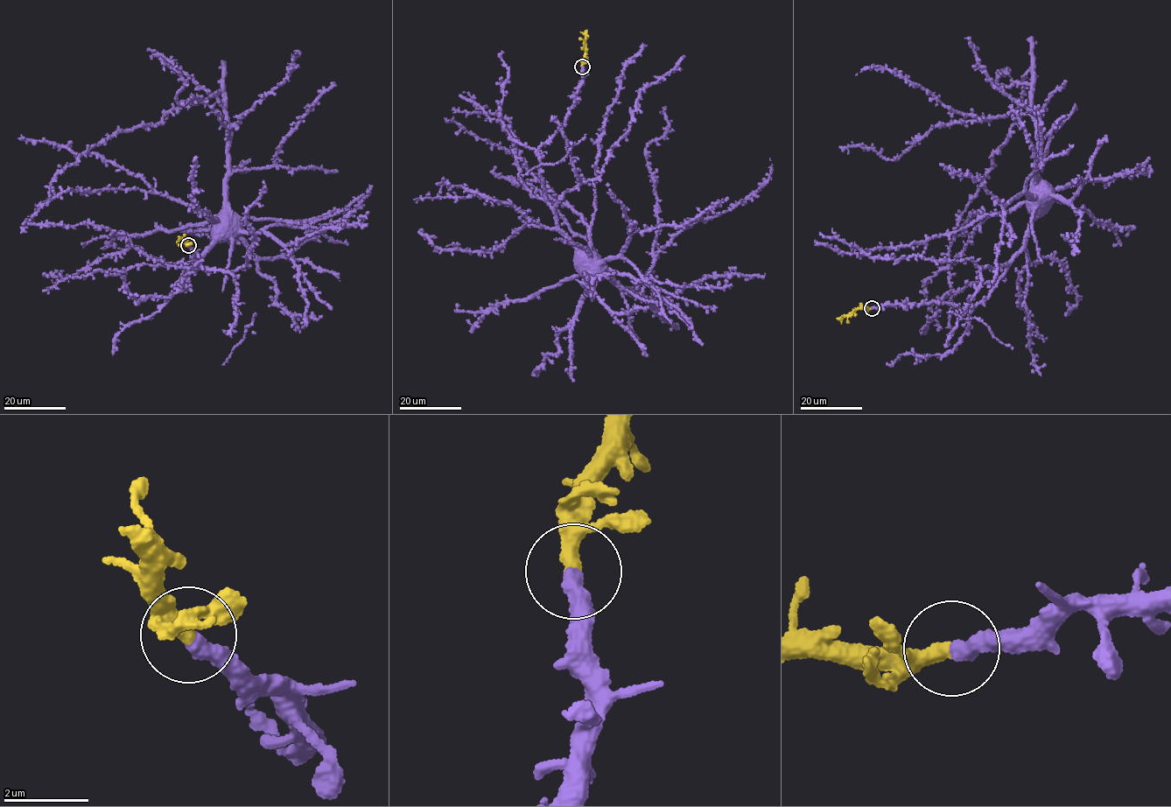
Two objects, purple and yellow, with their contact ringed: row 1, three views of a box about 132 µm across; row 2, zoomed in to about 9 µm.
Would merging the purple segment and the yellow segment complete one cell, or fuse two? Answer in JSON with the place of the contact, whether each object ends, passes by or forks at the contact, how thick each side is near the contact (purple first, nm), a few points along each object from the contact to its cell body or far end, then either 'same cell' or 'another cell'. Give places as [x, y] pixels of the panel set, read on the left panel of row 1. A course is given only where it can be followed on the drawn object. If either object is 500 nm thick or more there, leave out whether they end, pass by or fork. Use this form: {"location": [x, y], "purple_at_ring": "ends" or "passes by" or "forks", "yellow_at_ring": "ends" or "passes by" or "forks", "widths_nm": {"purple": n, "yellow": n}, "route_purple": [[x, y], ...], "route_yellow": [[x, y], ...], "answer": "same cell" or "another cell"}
{"location": [188, 245], "purple_at_ring": "ends", "yellow_at_ring": "passes by", "widths_nm": {"purple": 380, "yellow": 280}, "route_purple": [[188, 245], [198, 252], [199, 263], [185, 277], [185, 290], [189, 270], [221, 221]], "route_yellow": [[188, 245], [182, 237], [176, 242]], "answer": "same cell"}

